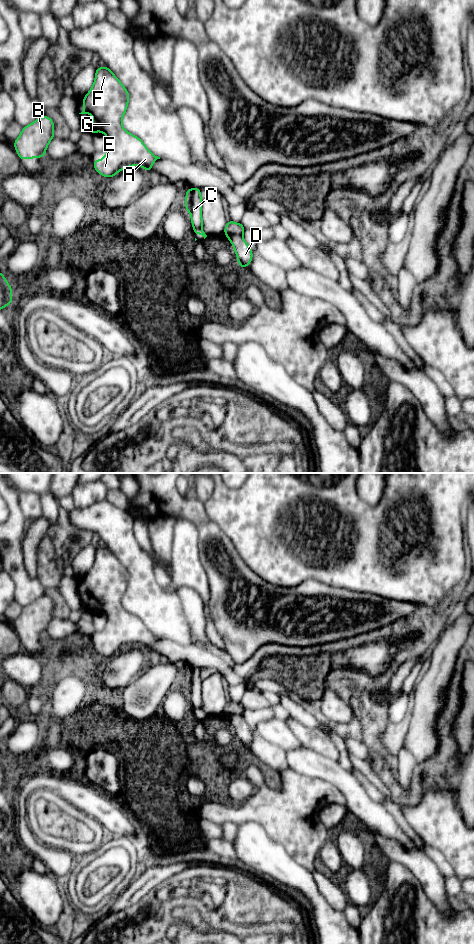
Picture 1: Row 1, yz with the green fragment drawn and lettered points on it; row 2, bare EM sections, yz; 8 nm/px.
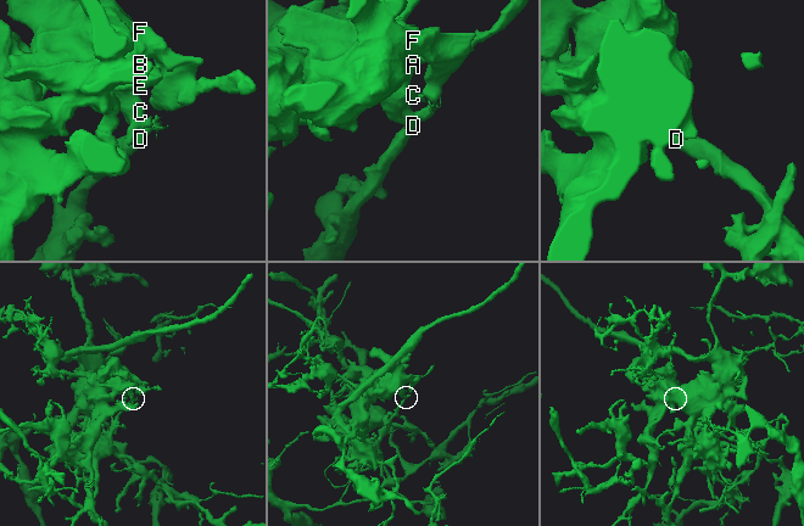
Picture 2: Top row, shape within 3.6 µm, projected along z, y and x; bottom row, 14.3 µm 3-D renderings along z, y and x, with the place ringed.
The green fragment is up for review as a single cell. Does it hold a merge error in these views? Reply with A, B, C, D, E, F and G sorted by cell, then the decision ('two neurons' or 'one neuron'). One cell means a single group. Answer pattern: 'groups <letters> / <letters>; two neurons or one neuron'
groups A B C E F G / D; two neurons

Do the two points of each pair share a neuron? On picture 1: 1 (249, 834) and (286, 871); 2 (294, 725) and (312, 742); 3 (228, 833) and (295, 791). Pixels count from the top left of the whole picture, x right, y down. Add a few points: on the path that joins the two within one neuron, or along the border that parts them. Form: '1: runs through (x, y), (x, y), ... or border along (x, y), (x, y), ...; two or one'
1: runs through (258, 843), (277, 862); one
2: runs through (298, 729), (308, 738); one
3: border along (236, 824), (224, 822), (220, 825); two

